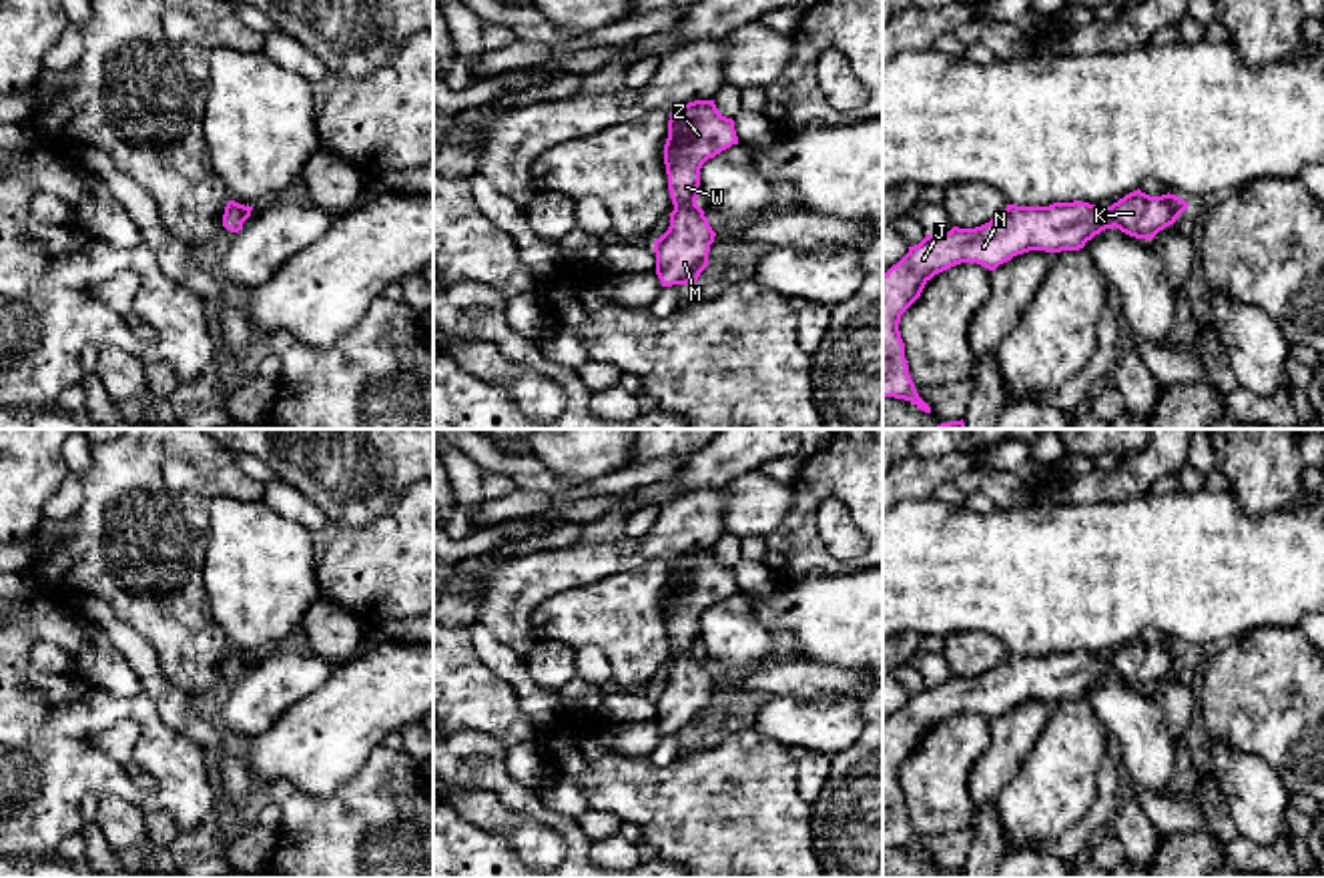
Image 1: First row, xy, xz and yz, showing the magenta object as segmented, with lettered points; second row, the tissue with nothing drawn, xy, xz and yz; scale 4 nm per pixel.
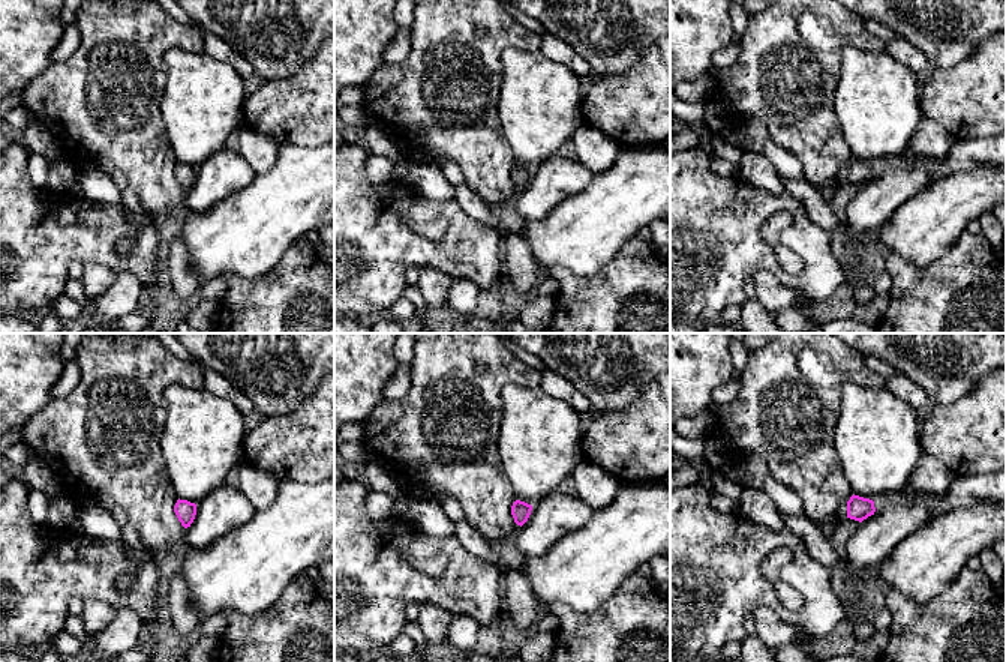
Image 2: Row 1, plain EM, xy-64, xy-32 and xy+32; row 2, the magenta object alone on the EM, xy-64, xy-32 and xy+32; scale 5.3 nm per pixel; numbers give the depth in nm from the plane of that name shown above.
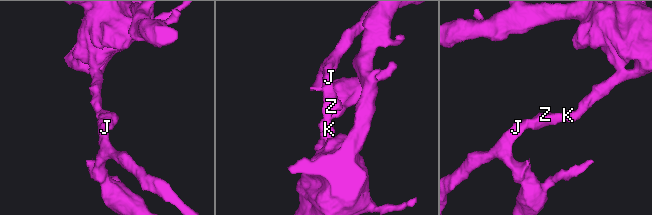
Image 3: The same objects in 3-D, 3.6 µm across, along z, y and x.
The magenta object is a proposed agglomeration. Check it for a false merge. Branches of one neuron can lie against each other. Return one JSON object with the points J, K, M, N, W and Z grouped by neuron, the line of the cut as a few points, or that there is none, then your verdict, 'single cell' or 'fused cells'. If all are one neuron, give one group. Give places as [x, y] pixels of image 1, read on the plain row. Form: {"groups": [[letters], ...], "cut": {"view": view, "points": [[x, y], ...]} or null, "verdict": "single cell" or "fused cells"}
{"groups": [["J", "K", "M", "N", "W", "Z"]], "cut": null, "verdict": "single cell"}

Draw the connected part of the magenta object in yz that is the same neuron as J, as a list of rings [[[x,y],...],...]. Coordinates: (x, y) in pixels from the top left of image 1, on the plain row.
[[[1137,637],[1111,655],[1081,649],[1049,655],[1007,653],[999,666],[981,676],[953,676],[941,686],[927,684],[883,724],[883,846],[905,848],[931,862],[909,824],[899,772],[935,724],[961,712],[995,720],[1029,700],[1079,700],[1095,684],[1113,676],[1149,690],[1174,674],[1188,655],[1176,643],[1149,645]]]

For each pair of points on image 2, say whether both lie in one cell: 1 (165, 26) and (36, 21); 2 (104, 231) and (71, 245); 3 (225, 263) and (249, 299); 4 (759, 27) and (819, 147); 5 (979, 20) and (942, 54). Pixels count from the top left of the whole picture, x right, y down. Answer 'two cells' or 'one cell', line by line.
1: two cells
2: one cell
3: two cells
4: one cell
5: one cell

